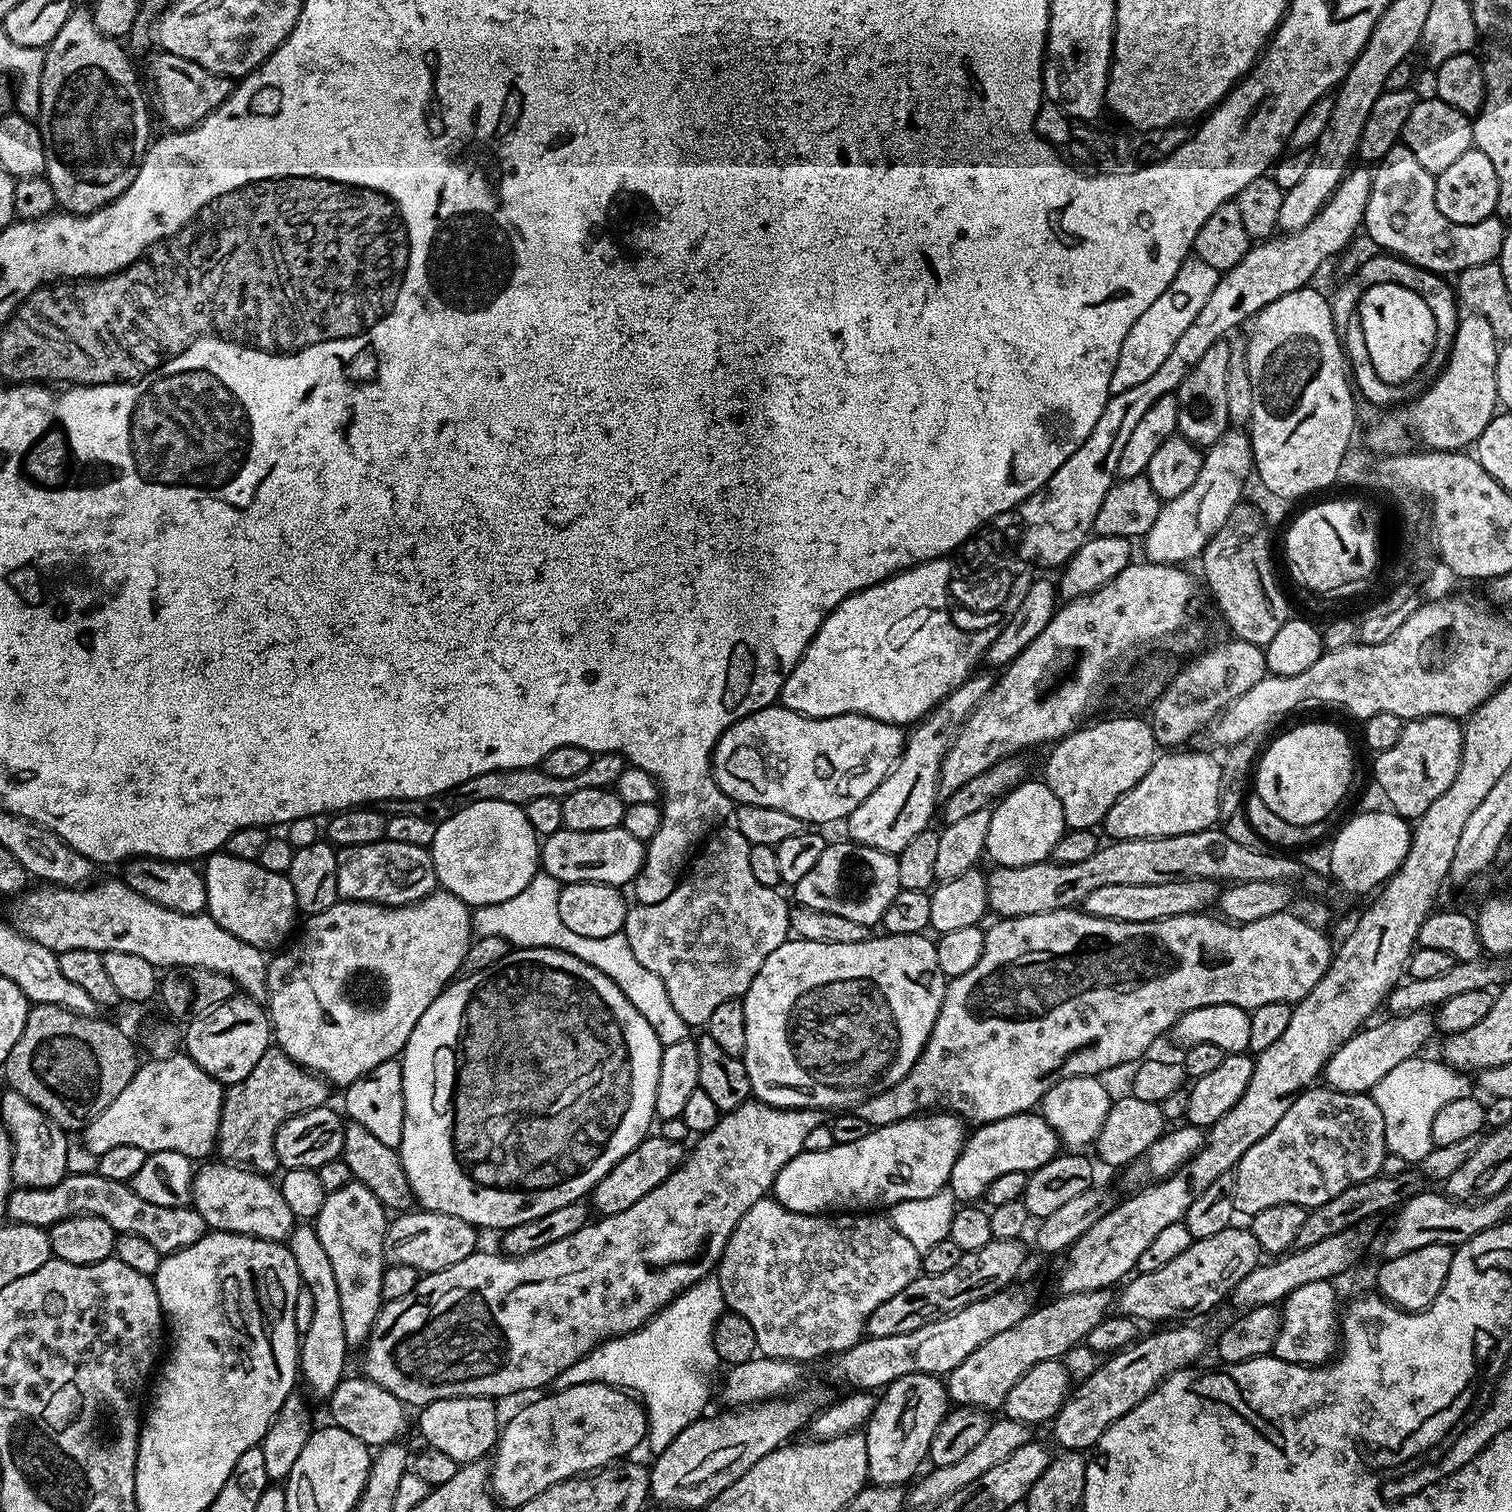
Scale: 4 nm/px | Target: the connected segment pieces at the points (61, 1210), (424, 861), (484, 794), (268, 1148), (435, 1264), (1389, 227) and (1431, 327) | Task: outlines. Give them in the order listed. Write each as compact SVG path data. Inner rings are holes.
M97 1171L90 1174L69 1172L62 1178L62 1182L49 1188L13 1187L8 1196L6 1216L14 1224L29 1224L46 1229L71 1216L106 1218L106 1222L110 1222L117 1234L138 1234L138 1238L146 1238L146 1242L150 1242L150 1246L154 1246L154 1250L162 1254L194 1246L194 1242L198 1242L209 1231L208 1223L194 1206L154 1206L154 1202L146 1202L146 1198L134 1194L131 1183L106 1178Z
M382 839L370 846L346 846L336 848L338 866L338 897L341 900L357 900L371 904L383 904L386 908L400 908L403 904L417 904L422 898L437 891L436 871L432 865L429 849L405 846L402 842Z
M602 752L593 755L590 766L586 766L586 770L581 770L575 778L553 778L551 774L546 774L543 767L540 766L498 770L497 772L478 774L474 778L462 782L458 787L451 788L449 792L442 796L431 796L425 800L390 800L387 801L386 808L394 816L414 814L414 818L426 818L438 825L446 822L446 818L458 814L458 810L462 810L474 802L510 802L523 806L534 802L534 798L558 798L563 800L564 797L574 794L574 790L612 788L620 781L620 775L625 766L626 761L620 753Z
M268 1047L262 1058L258 1058L258 1066L254 1066L242 1082L227 1085L216 1135L219 1159L261 1174L277 1171L274 1138L278 1130L292 1116L311 1108L325 1107L329 1103L328 1091L330 1085L323 1076L295 1064L280 1047Z
M409 1210L399 1213L389 1223L388 1232L384 1236L384 1258L388 1264L414 1266L421 1274L446 1270L446 1266L454 1266L454 1262L462 1262L462 1258L470 1258L470 1254L477 1251L476 1235L478 1235L476 1225L466 1222L462 1218L454 1218L454 1214Z
M1397 142L1386 155L1375 165L1372 172L1372 189L1364 215L1363 231L1368 231L1368 236L1377 244L1377 249L1395 257L1400 257L1417 267L1423 268L1431 274L1442 274L1438 272L1452 272L1459 274L1470 266L1482 266L1493 263L1499 257L1504 241L1506 226L1494 214L1487 216L1477 224L1455 224L1438 210L1438 202L1434 198L1436 189L1436 176L1427 172L1410 154L1408 147L1402 142Z
M1400 284L1372 285L1362 293L1358 315L1365 331L1366 349L1369 350L1377 377L1388 384L1405 384L1423 370L1423 364L1430 358L1435 346L1436 318L1430 304L1416 288Z

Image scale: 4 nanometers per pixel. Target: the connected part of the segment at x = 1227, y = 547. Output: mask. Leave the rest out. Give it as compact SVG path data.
M1241 502L1234 506L1230 518L1210 538L1198 564L1204 567L1204 580L1235 639L1266 646L1290 619L1288 600L1272 573L1268 528L1263 514L1254 505Z

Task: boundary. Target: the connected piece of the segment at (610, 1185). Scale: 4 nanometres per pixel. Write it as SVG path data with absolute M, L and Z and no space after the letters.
M649 1134L644 1137L643 1142L634 1146L626 1158L622 1158L607 1174L593 1186L590 1193L590 1204L593 1209L597 1208L600 1216L610 1214L622 1214L622 1210L627 1210L638 1202L638 1198L646 1198L654 1186L662 1186L670 1174L674 1174L684 1163L686 1148L684 1144L679 1144L673 1140L662 1138L658 1134Z

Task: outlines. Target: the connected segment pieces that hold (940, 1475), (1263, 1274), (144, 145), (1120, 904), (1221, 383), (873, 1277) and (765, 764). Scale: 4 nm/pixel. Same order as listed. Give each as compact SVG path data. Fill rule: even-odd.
M1007 1418L993 1419L986 1438L982 1438L982 1442L978 1442L978 1446L974 1446L974 1450L968 1451L961 1460L953 1462L951 1466L942 1466L941 1468L932 1468L925 1471L915 1481L915 1484L917 1483L916 1486L912 1490L910 1488L906 1494L907 1507L909 1509L932 1509L938 1502L950 1498L950 1494L954 1494L958 1490L970 1486L970 1482L982 1478L982 1474L988 1473L994 1466L999 1466L1000 1463L1006 1462L1006 1458L1010 1458L1010 1454L1014 1454L1022 1446L1033 1443L1034 1436L1032 1436L1032 1432L1033 1429L1022 1422L1014 1422Z
M1359 1227L1348 1228L1345 1232L1330 1234L1330 1238L1322 1238L1322 1242L1314 1242L1314 1246L1296 1248L1279 1258L1272 1258L1267 1262L1256 1265L1246 1278L1231 1294L1231 1303L1236 1303L1240 1310L1256 1308L1260 1304L1279 1305L1298 1286L1306 1286L1306 1282L1322 1282L1332 1280L1343 1272L1348 1272L1360 1260L1364 1252L1364 1236Z
M84 6L75 7L68 16L65 25L58 30L57 37L52 43L48 44L45 49L42 78L39 84L39 102L40 114L38 123L40 132L43 135L45 171L44 177L50 182L51 190L54 192L57 207L64 211L67 215L88 216L90 213L96 212L100 208L104 208L110 202L118 199L121 194L129 188L134 178L137 177L137 170L140 168L141 162L152 138L150 134L150 122L148 120L148 110L144 96L140 90L138 76L136 70L128 58L125 50L119 45L117 39L101 34L94 26L91 9Z
M1171 880L1142 886L1102 886L1086 894L1082 908L1092 916L1110 918L1122 922L1154 922L1162 918L1174 918L1178 914L1203 913L1217 903L1222 891L1214 880Z
M1227 339L1210 346L1210 350L1206 350L1206 354L1202 354L1202 358L1198 358L1198 366L1194 366L1194 370L1190 370L1190 374L1174 393L1176 401L1180 404L1176 419L1179 435L1185 436L1191 444L1204 450L1214 442L1218 442L1218 438L1222 438L1222 434L1227 432L1230 427L1225 391L1229 355L1230 344Z
M765 1198L754 1202L746 1214L742 1214L742 1222L734 1230L734 1234L728 1239L724 1252L720 1255L718 1265L718 1279L722 1286L725 1305L731 1311L742 1314L750 1326L754 1326L756 1335L756 1347L761 1357L770 1360L816 1360L819 1356L831 1357L837 1352L850 1350L854 1345L860 1343L866 1332L868 1316L886 1302L886 1298L894 1298L898 1290L906 1290L910 1282L921 1275L922 1253L914 1246L910 1246L907 1238L902 1238L898 1230L893 1226L891 1219L880 1217L880 1214L813 1214L810 1212L795 1212L786 1206L782 1206L774 1198Z
M783 706L763 708L720 735L716 749L712 751L712 773L718 786L736 804L770 806L774 810L786 810L794 818L808 826L824 826L831 820L843 821L858 805L887 778L906 747L906 732L903 727L887 724L856 712L814 719L800 716Z

